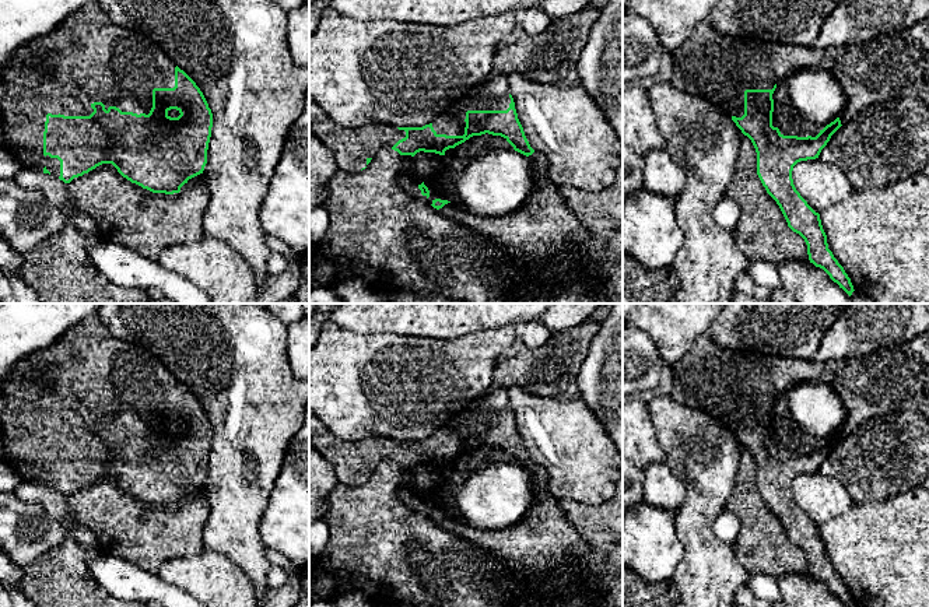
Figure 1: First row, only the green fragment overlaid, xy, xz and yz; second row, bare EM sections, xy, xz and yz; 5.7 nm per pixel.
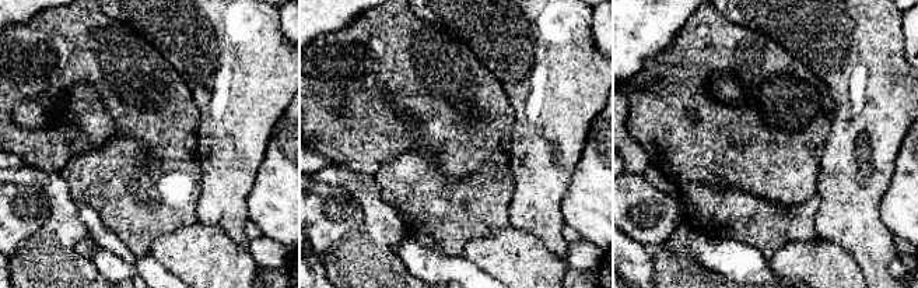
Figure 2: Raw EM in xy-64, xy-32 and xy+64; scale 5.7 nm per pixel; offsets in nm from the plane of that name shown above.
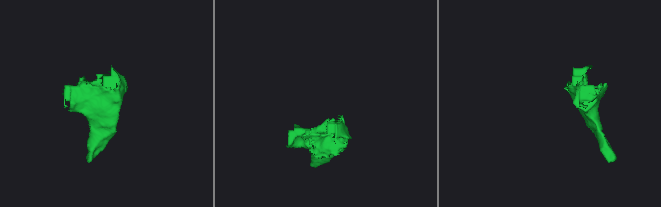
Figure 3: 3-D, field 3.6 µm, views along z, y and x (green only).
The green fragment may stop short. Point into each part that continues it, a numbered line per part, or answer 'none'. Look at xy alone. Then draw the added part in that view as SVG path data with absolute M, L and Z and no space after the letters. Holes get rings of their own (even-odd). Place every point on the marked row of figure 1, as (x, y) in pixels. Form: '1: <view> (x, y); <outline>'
1: xy (87, 59); M92 0L77 10L74 14L69 15L52 34L38 38L31 43L24 45L22 48L17 49L14 56L7 62L1 76L0 76L0 116L1 116L1 126L4 133L4 150L7 150L11 155L14 155L24 168L31 168L39 172L43 172L46 168L50 175L59 178L60 176L60 161L57 158L50 158L49 155L43 155L43 131L45 131L45 122L46 115L64 115L64 116L90 116L94 109L91 105L94 102L102 102L105 109L108 110L109 106L116 106L122 112L133 112L133 113L146 113L148 115L153 108L153 90L154 88L173 88L175 87L175 67L176 64L172 59L151 39L132 31L125 27L115 25L105 11L101 8L98 0Z

